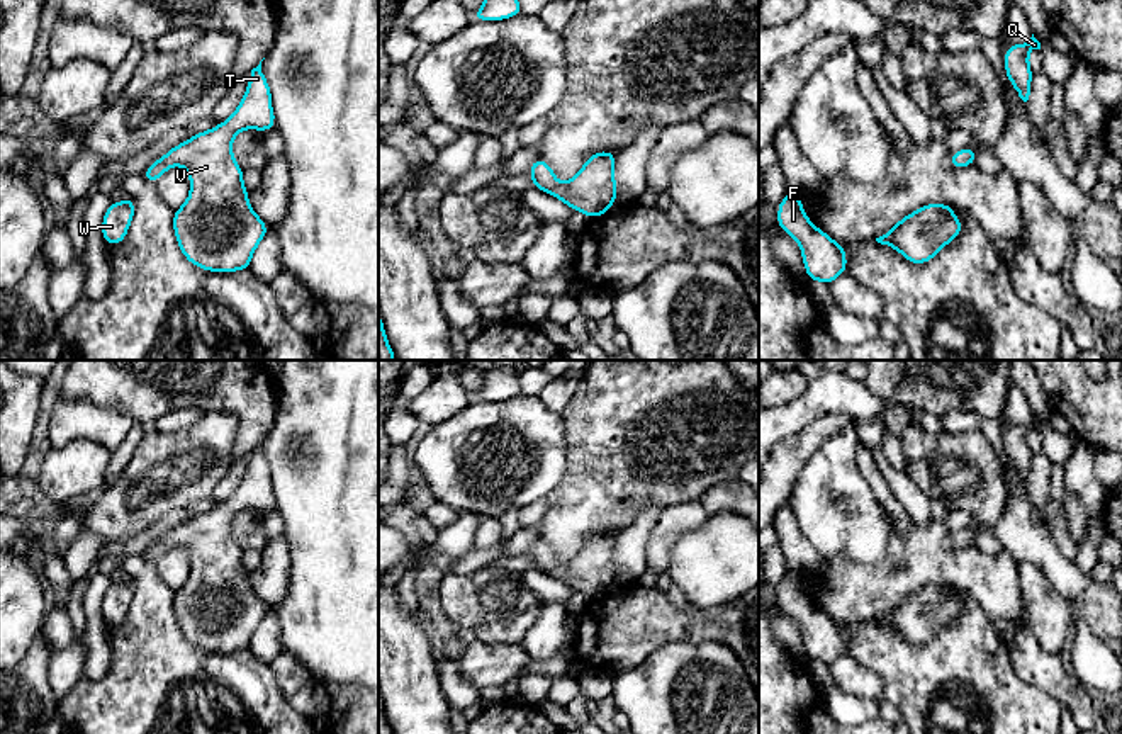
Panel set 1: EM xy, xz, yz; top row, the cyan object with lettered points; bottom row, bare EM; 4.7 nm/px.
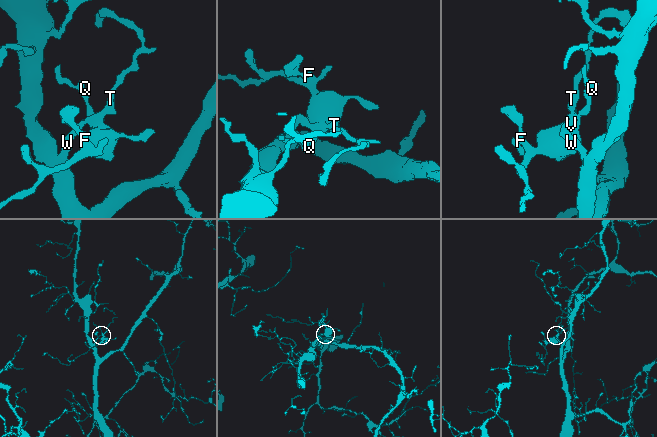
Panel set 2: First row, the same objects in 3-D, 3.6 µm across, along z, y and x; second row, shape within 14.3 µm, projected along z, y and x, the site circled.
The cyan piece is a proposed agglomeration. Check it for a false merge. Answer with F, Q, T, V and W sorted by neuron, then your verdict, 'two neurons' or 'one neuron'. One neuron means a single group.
groups F Q T V W; one neuron

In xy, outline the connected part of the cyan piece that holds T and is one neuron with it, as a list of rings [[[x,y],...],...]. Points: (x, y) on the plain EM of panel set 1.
[[[261,442],[251,450],[243,481],[229,500],[188,522],[168,530],[143,554],[148,564],[154,564],[166,550],[182,545],[190,557],[190,574],[180,590],[173,593],[173,612],[183,637],[207,652],[250,651],[250,642],[270,608],[248,584],[248,569],[243,566],[243,549],[233,537],[233,520],[243,510],[270,511],[275,508],[272,472],[261,452]]]

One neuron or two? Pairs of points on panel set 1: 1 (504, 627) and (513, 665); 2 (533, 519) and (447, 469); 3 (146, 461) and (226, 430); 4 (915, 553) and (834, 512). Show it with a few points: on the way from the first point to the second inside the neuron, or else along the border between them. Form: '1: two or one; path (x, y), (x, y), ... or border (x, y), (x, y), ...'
1: two; border (477, 639), (520, 644)
2: two; border (544, 496), (516, 510)
3: one; path (167, 456), (170, 452), (194, 451), (206, 442)
4: two; border (885, 510), (886, 553), (876, 561), (854, 561)

